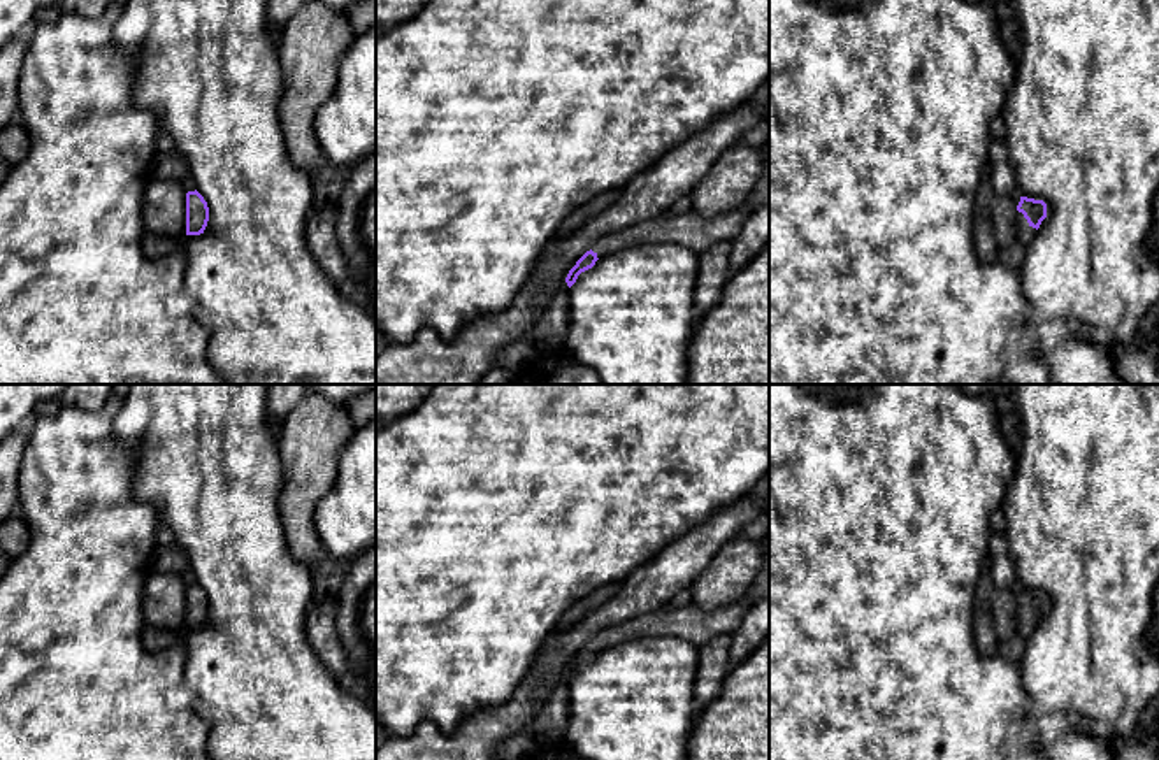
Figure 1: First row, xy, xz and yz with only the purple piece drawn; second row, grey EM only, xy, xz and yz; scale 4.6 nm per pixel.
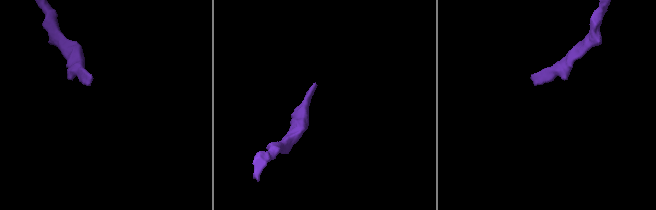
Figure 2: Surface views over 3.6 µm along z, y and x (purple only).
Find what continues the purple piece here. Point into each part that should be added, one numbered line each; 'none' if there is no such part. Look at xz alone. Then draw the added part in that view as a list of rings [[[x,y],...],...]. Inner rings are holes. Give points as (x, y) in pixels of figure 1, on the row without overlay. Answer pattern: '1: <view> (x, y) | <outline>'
1: xz (698, 625) | [[[746,595],[734,604],[706,611],[694,604],[683,609],[659,609],[599,630],[592,637],[597,651],[639,637],[673,635],[702,646],[723,634],[734,634],[755,602]]]

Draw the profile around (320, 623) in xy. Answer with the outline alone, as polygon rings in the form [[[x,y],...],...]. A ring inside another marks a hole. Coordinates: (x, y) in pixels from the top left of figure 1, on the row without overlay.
[[[313,599],[306,616],[306,634],[320,662],[339,678],[346,672],[349,656],[337,634],[335,613],[335,599]]]

